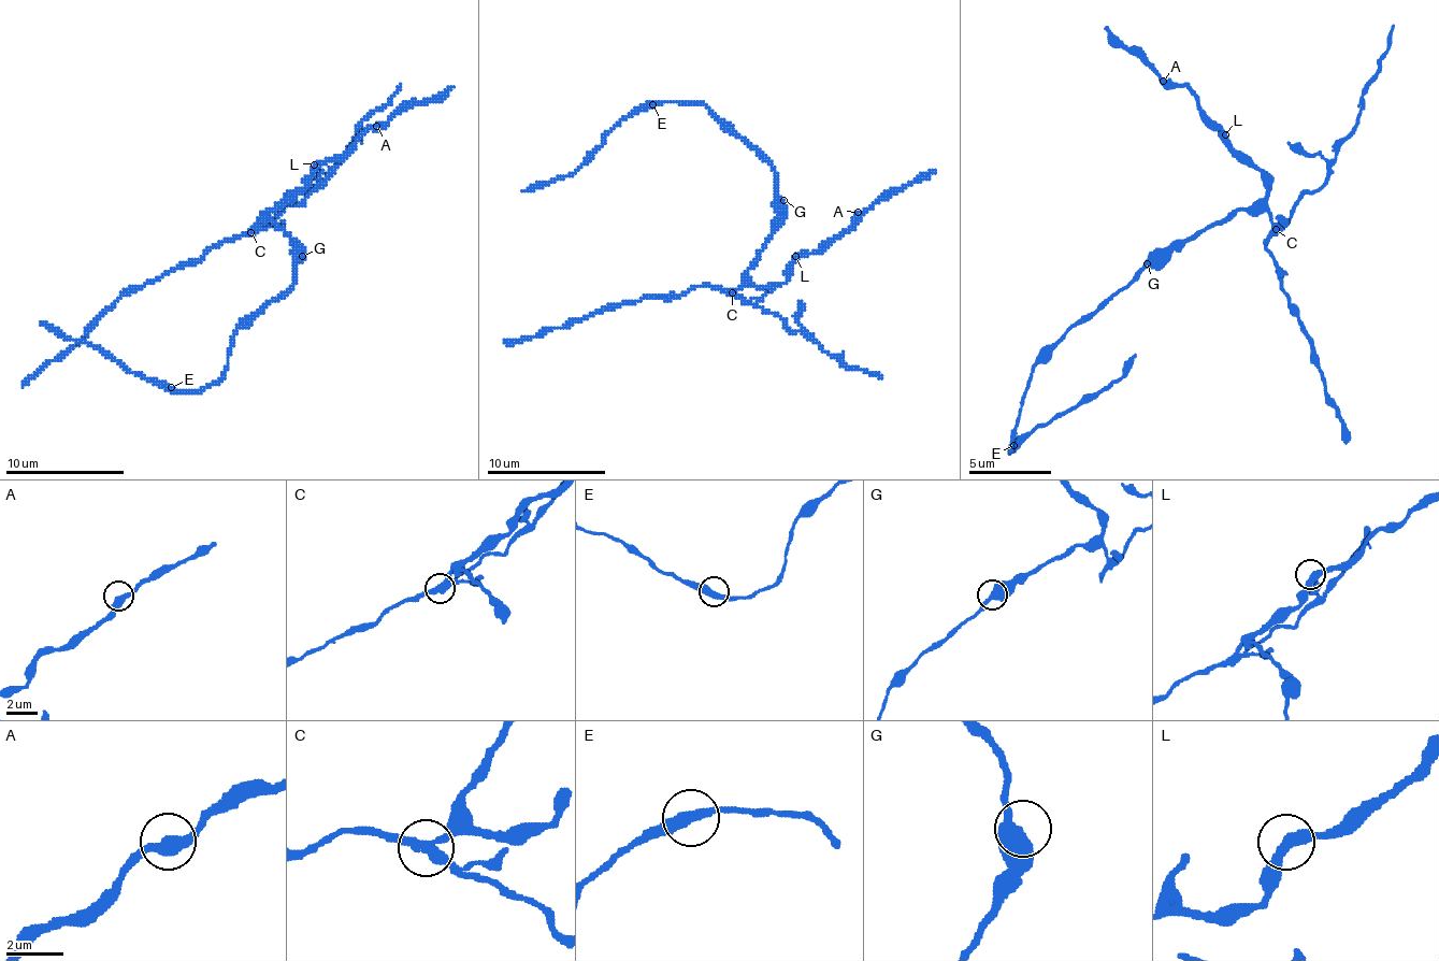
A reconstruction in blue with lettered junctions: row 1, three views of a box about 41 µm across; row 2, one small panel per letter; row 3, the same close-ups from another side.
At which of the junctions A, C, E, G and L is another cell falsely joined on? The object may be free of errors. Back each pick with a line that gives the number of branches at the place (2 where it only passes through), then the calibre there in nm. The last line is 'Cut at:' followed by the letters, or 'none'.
C: Branches: 3. Thickness 320 nm
Cut at: C

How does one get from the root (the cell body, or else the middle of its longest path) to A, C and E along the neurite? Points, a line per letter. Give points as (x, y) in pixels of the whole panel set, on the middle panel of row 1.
A: (777, 203), (777, 227), (748, 271), (757, 286), (783, 283), (804, 254), (816, 254), (837, 239), (858, 212)
C: (777, 203), (777, 227), (765, 242), (760, 259), (748, 271), (748, 281), (733, 292)
E: (777, 203), (777, 173), (727, 123), (721, 123), (703, 104), (686, 101), (656, 101), (652, 104)

